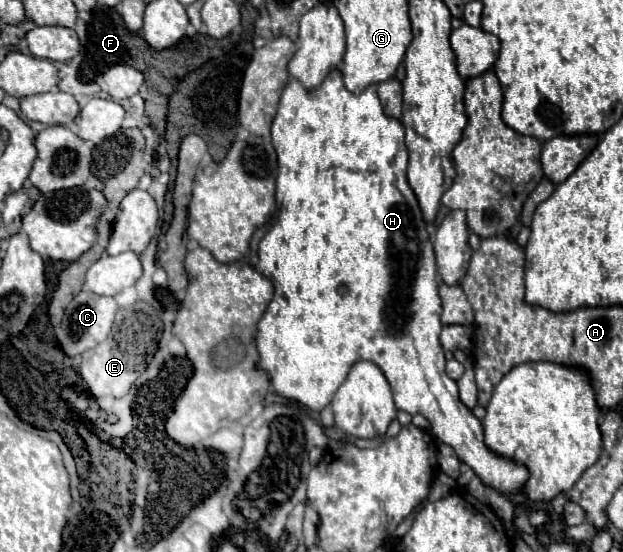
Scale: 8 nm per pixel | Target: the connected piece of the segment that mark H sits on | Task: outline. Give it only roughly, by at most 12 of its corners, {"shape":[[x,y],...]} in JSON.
{"shape":[[341,72],[289,80],[257,254],[271,388],[321,412],[385,374],[483,484],[445,374],[401,122]]}

